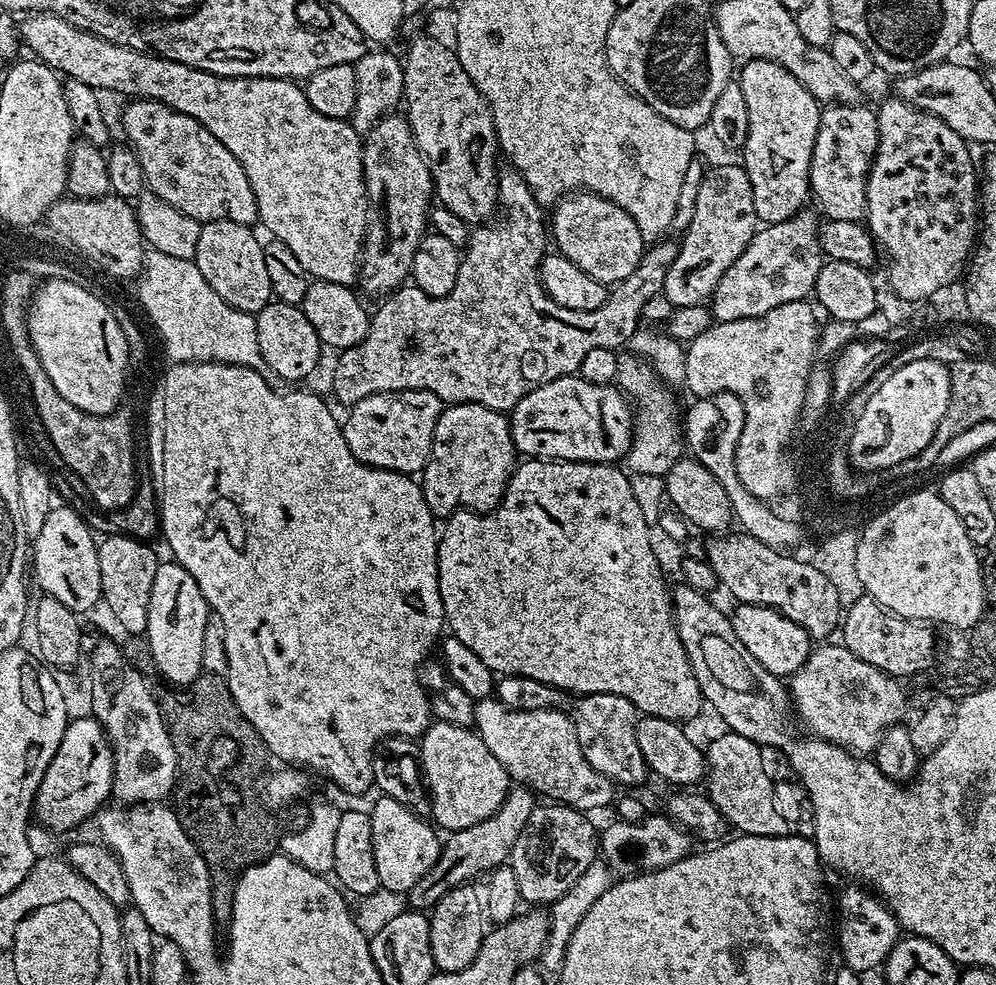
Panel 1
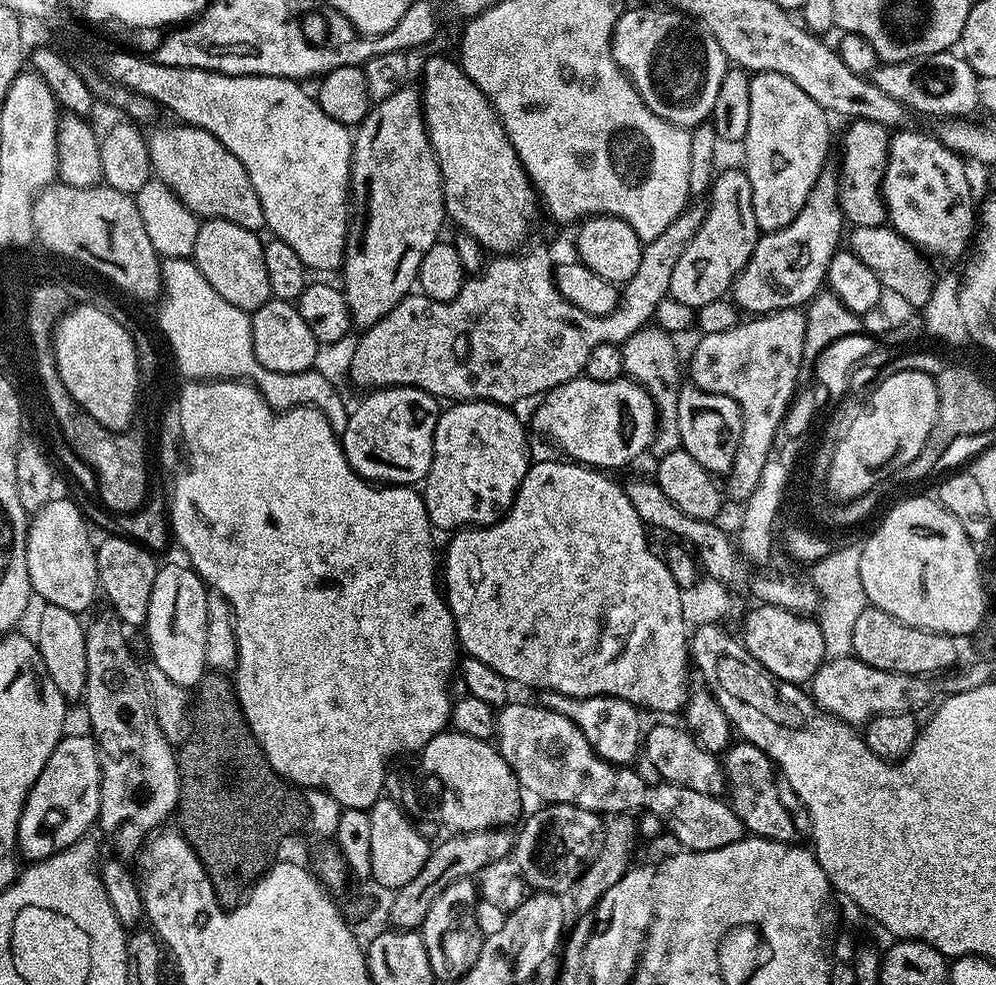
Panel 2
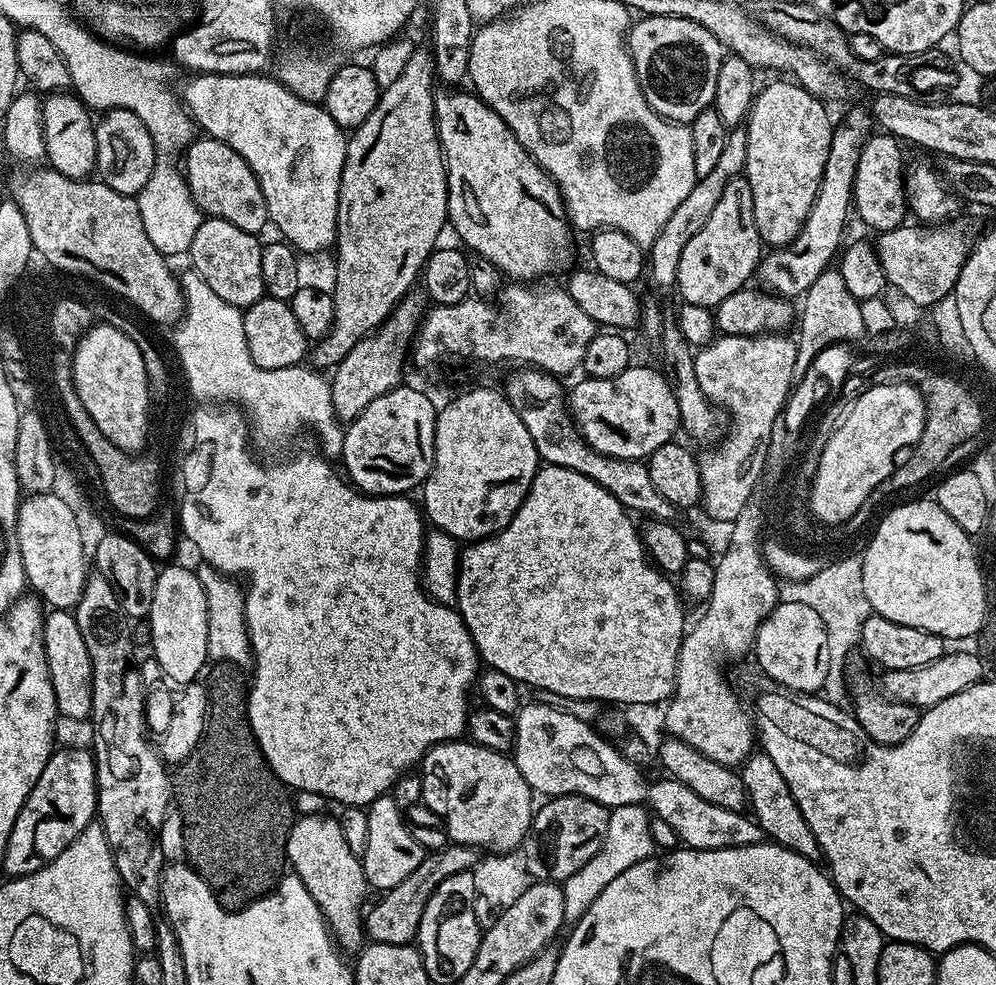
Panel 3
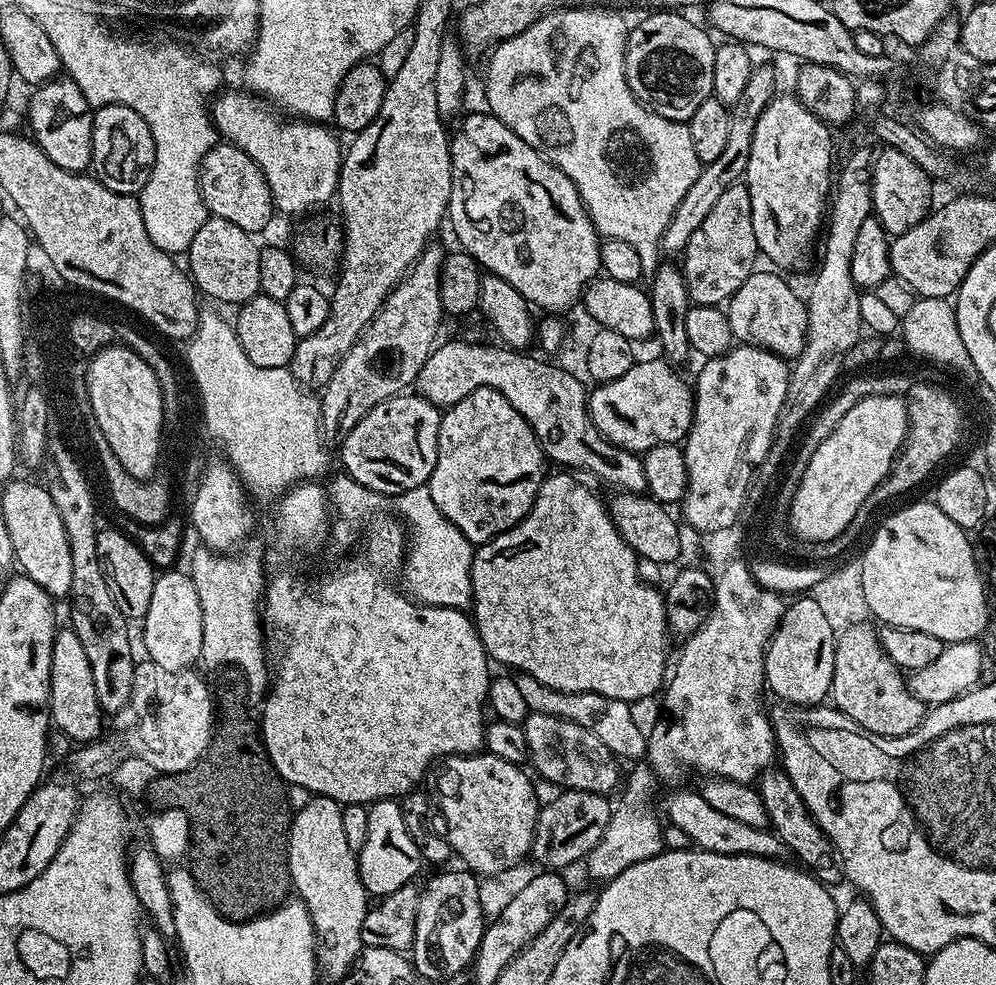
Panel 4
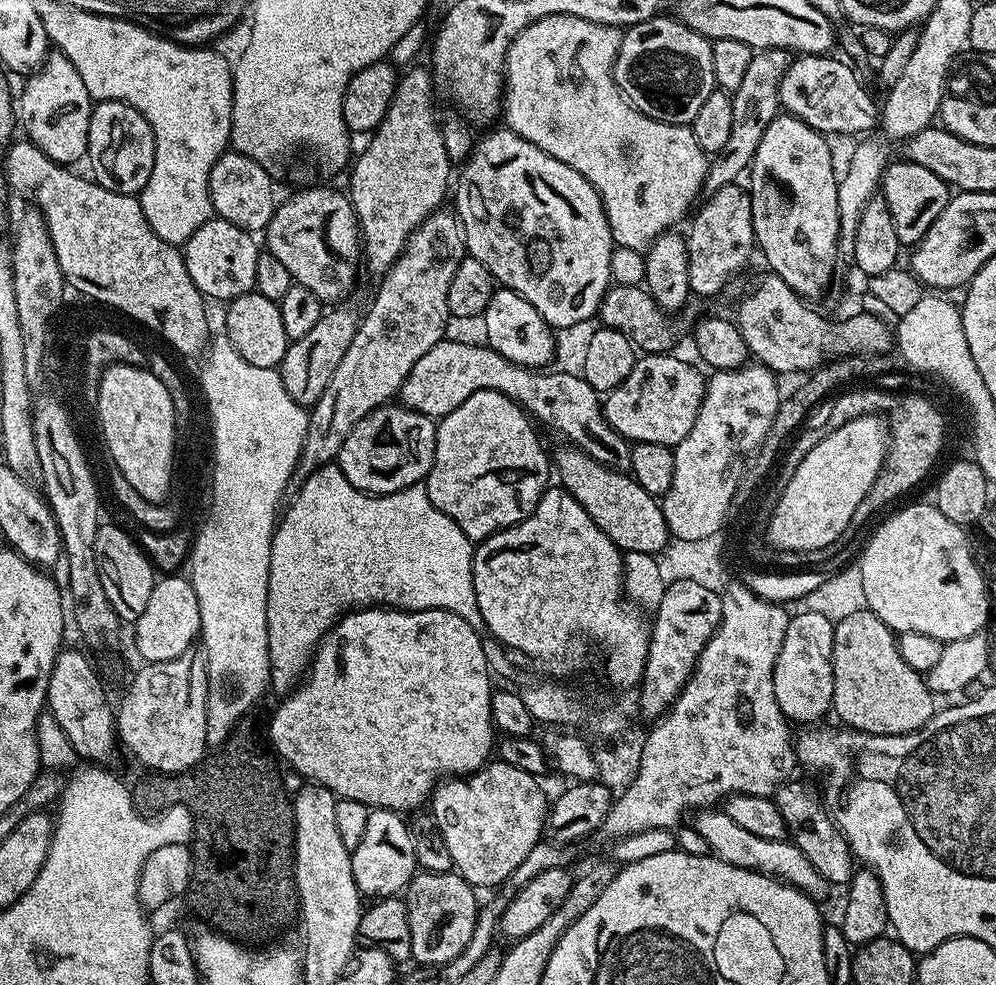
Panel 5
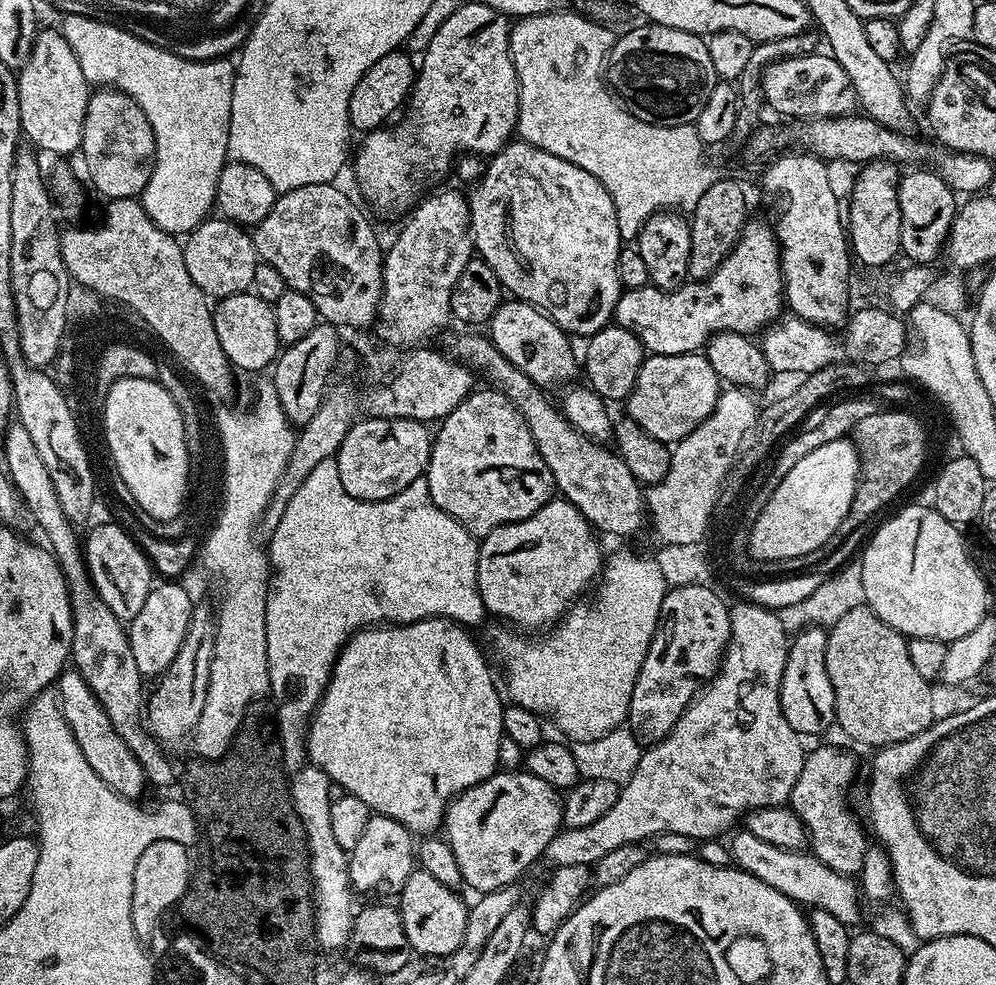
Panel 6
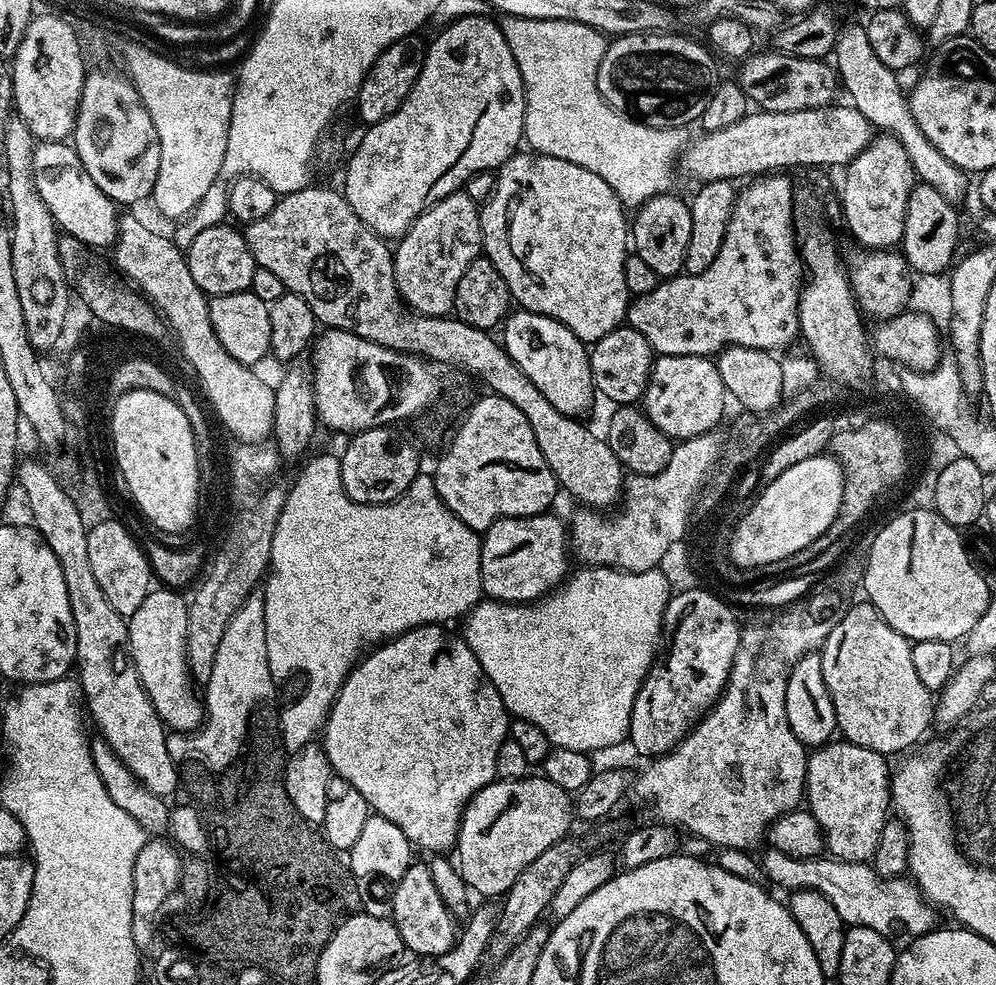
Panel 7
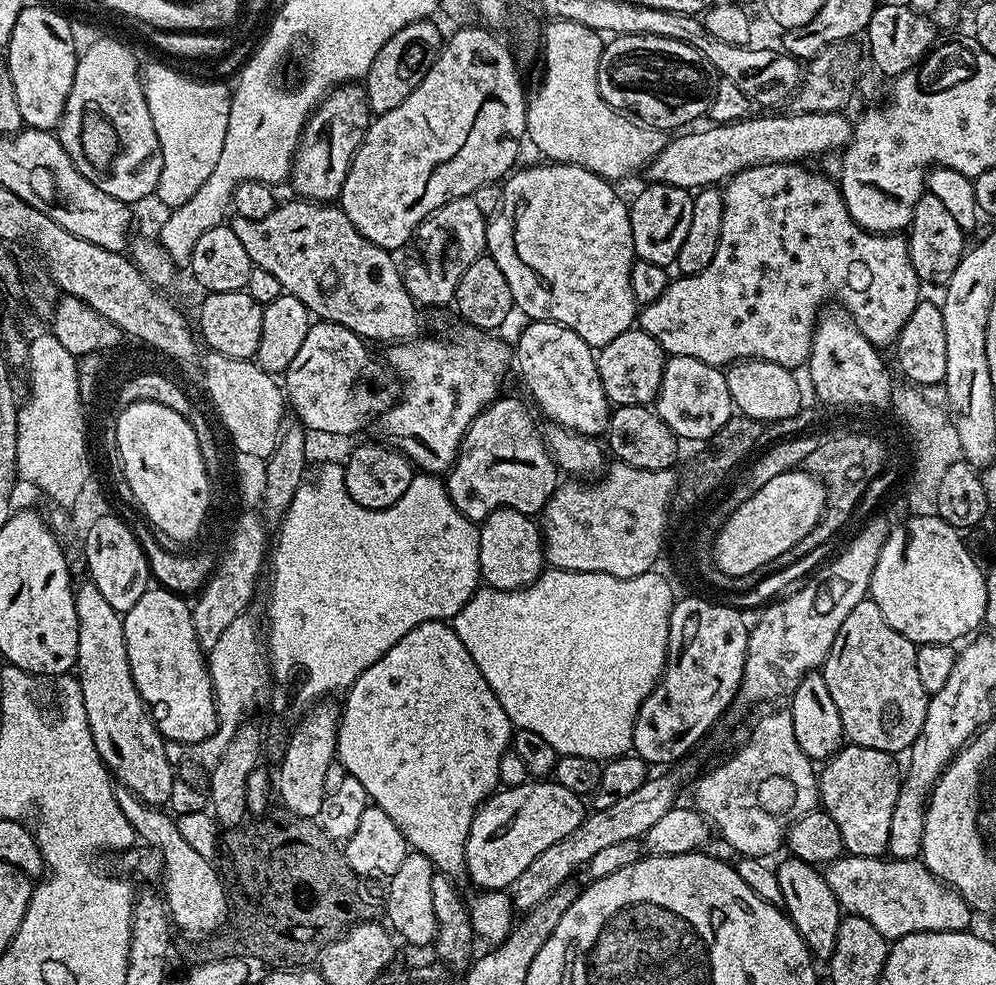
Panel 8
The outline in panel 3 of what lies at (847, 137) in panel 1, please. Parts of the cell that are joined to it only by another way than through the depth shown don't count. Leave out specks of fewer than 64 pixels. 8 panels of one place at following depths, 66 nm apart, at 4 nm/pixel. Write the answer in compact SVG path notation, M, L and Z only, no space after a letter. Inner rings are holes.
M873 134L864 141L858 154L856 173L854 174L854 186L852 187L852 202L855 215L860 215L860 220L868 228L873 228L873 233L889 232L899 228L905 223L908 211L908 197L906 195L906 159L901 141L895 136L887 134Z

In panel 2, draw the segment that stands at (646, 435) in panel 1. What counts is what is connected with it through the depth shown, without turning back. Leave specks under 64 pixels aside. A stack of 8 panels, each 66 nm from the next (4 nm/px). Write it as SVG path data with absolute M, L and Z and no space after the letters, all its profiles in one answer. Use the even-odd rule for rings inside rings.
M649 324L645 328L640 328L627 339L626 343L621 345L625 375L643 385L656 404L657 427L651 451L658 458L681 447L678 430L678 394L682 377L680 377L680 366L674 340L675 337L671 333L659 326Z

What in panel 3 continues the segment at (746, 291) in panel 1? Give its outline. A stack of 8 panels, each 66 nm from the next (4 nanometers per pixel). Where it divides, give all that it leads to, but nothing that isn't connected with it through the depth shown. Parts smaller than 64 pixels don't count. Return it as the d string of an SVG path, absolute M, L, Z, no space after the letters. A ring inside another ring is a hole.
M867 107L852 108L833 127L830 154L826 154L826 170L822 170L822 182L814 206L802 226L802 230L790 243L776 246L763 257L758 269L759 287L773 296L785 298L803 297L820 274L830 268L838 251L845 243L844 227L848 224L848 212L853 211L852 187L858 154L864 141L874 132L874 117Z

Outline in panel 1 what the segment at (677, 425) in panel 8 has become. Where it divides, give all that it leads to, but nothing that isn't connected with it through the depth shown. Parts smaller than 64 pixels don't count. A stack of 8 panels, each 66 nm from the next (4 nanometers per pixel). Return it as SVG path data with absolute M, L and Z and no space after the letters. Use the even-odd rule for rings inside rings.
M573 374L530 390L512 408L510 423L512 441L521 457L616 464L625 459L631 448L634 408L616 386L586 382Z

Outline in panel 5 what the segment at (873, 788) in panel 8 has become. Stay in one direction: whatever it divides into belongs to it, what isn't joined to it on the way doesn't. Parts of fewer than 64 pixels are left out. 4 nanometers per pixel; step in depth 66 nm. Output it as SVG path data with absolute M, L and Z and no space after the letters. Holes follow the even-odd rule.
M793 778L776 789L775 802L788 827L788 836L792 843L806 854L806 858L816 867L818 874L829 885L847 885L854 871L854 857L846 838L832 821L829 809L822 803L822 796L799 778Z

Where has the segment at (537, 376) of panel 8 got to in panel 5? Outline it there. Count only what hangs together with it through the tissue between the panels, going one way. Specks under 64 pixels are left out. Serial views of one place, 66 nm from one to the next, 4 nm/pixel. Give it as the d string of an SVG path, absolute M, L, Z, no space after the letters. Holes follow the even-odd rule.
M497 287L496 293L490 298L490 306L486 306L482 323L484 323L485 336L483 339L487 347L500 352L510 362L533 370L540 370L551 365L548 363L551 362L552 355L556 352L552 325L547 324L542 314L538 314L538 310L530 306L530 302L526 302L526 298L519 296L512 288Z

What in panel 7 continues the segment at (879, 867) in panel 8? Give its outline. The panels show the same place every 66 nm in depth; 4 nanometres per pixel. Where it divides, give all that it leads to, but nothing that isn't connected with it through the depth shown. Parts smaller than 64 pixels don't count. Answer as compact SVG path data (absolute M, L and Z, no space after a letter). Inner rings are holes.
M769 847L768 853L762 857L762 867L765 877L771 879L780 888L795 890L805 888L822 894L838 910L838 918L846 926L861 924L870 930L878 930L892 934L895 928L909 932L909 937L915 938L923 932L931 932L937 927L938 912L933 905L925 900L920 889L911 879L896 876L885 880L879 876L871 863L855 864L845 860L829 858L821 854L813 860L795 860L790 854L782 854L778 849Z

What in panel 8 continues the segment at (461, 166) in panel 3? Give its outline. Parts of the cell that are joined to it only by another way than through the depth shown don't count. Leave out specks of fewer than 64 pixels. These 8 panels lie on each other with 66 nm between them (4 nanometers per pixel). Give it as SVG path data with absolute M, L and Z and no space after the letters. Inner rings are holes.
M539 162L533 168L517 167L503 181L500 207L490 216L486 224L486 252L494 262L498 262L498 270L502 270L506 283L510 286L513 305L520 308L528 315L529 321L553 320L555 324L566 326L582 338L592 349L598 350L606 346L606 342L614 342L618 334L622 334L627 328L633 327L638 320L638 305L634 294L630 290L630 270L637 259L634 248L634 238L631 236L631 224L628 217L629 205L615 192L613 185L595 176L590 170L586 170L577 164L557 164L555 162Z

